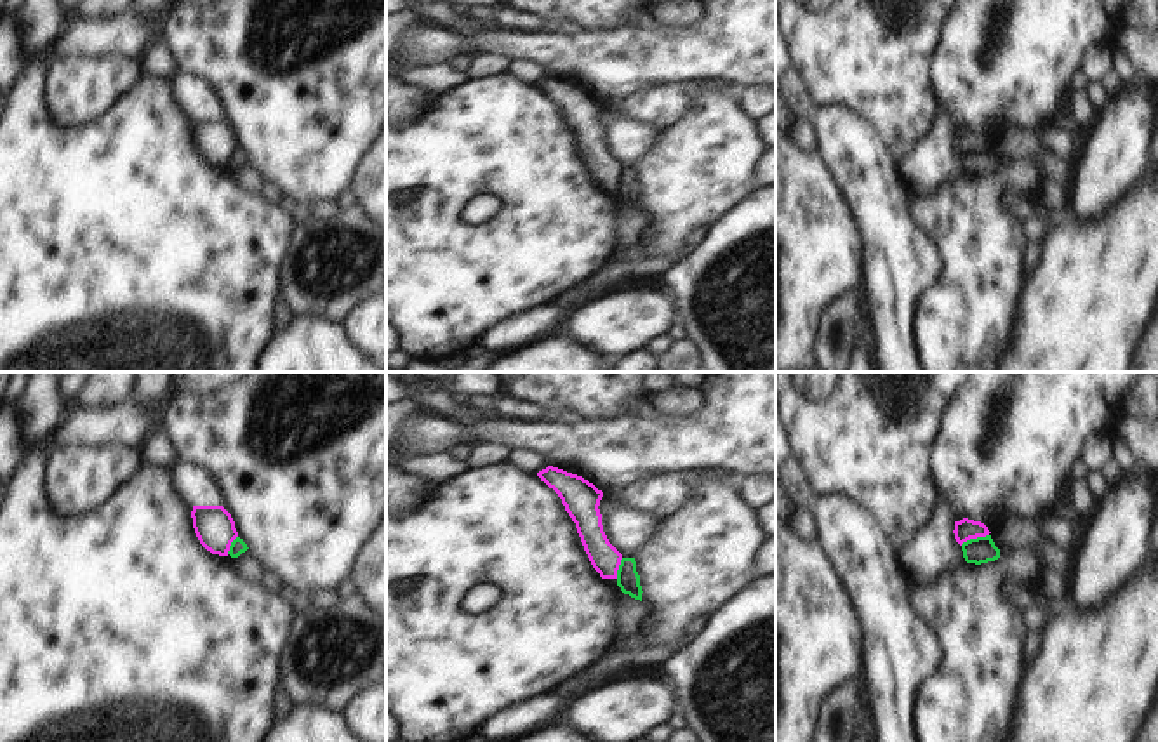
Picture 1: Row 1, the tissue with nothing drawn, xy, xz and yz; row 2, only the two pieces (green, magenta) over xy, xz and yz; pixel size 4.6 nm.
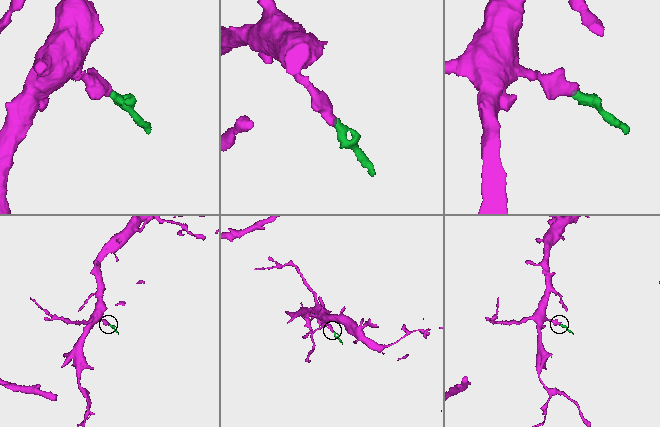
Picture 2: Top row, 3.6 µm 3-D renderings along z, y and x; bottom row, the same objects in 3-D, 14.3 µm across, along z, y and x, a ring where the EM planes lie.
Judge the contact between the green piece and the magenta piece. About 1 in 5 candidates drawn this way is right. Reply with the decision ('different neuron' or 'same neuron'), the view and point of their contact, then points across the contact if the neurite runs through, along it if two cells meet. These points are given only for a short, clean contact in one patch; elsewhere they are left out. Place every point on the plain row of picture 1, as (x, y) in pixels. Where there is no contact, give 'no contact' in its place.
different neuron | yz (974, 150) | along yz (988, 145), (971, 148), (960, 155)

